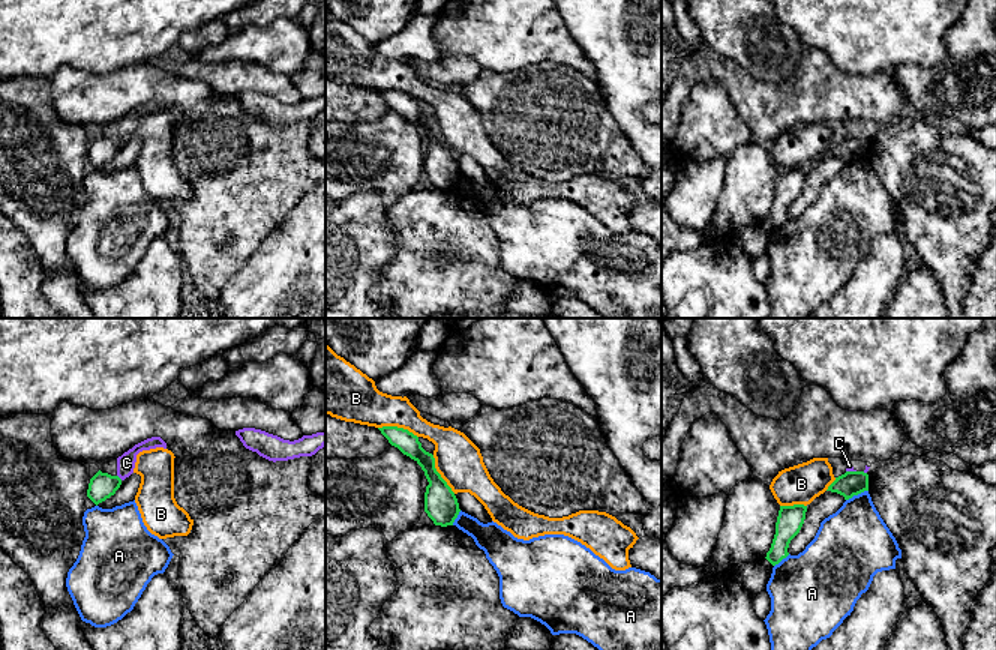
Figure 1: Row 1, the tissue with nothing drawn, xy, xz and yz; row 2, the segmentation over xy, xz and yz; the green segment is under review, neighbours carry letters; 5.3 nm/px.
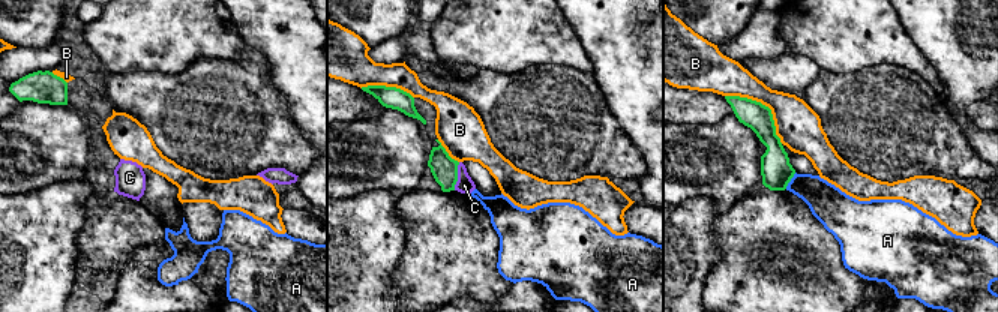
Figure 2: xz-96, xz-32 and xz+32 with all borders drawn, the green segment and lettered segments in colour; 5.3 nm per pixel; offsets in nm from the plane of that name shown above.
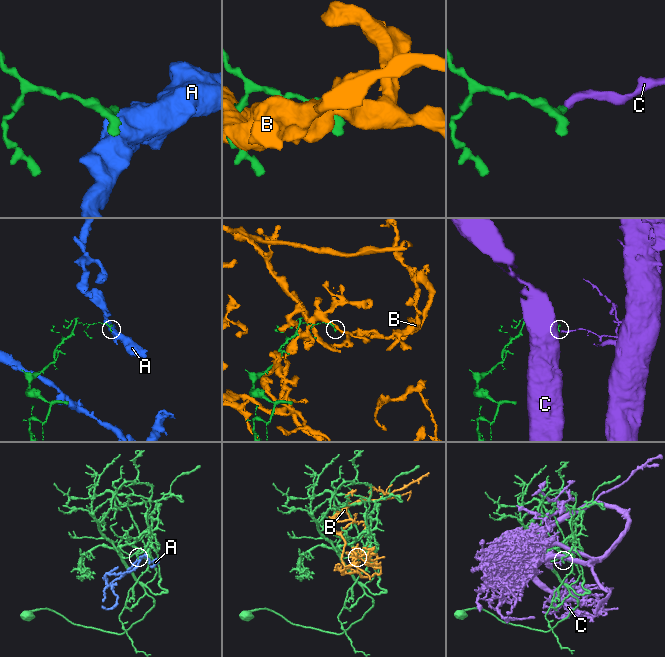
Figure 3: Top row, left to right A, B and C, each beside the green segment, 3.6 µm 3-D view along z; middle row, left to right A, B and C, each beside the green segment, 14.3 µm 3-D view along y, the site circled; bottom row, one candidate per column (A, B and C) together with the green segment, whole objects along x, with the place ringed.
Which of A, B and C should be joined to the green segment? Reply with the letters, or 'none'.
none

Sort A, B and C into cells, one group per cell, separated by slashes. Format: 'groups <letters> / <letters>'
groups A / B / C

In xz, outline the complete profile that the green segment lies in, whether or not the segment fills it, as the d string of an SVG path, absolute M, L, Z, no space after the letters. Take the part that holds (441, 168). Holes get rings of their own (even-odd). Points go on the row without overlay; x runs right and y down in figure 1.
M398 90L378 92L388 107L398 111L404 119L414 123L429 146L424 156L424 176L435 189L453 189L460 173L458 162L447 146L435 132L435 122L426 116L418 105L418 101L408 93Z

